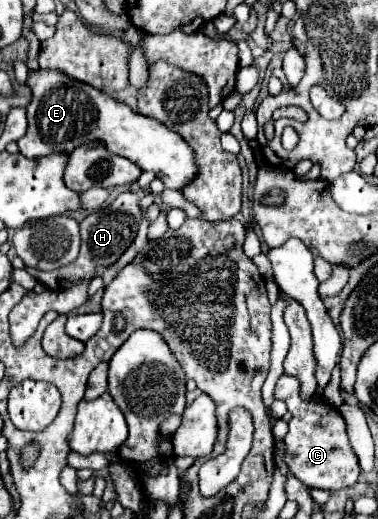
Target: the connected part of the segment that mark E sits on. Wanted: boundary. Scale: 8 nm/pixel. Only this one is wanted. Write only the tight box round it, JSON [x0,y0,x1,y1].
[18,71,196,191]

